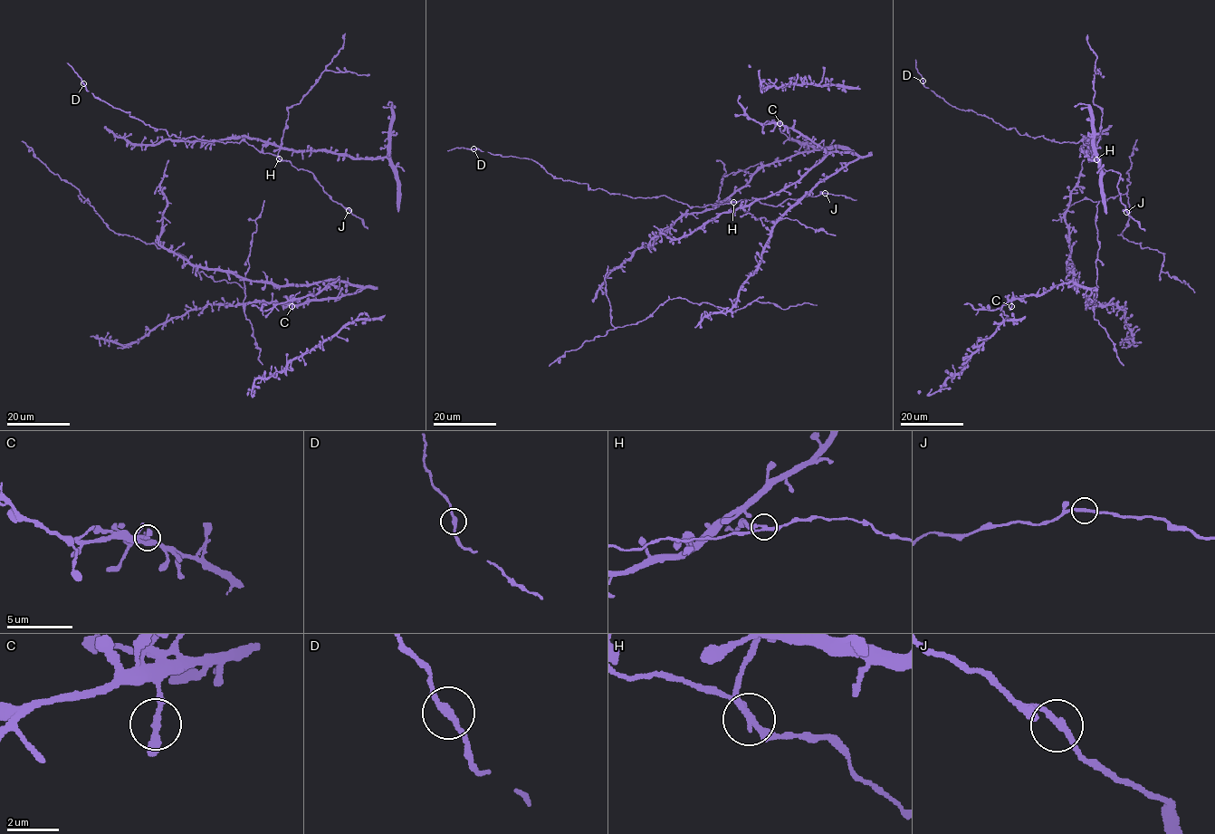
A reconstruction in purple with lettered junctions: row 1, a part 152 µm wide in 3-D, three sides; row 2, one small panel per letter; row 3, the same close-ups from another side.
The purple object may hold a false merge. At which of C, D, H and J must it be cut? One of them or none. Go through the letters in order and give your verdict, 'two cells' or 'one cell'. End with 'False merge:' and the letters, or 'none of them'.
C: one cell
D: one cell
H: one cell
J: one cell
False merge: none of them

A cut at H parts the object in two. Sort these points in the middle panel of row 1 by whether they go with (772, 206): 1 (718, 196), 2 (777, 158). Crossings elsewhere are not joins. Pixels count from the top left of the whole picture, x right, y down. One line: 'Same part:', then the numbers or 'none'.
Same part: 2

